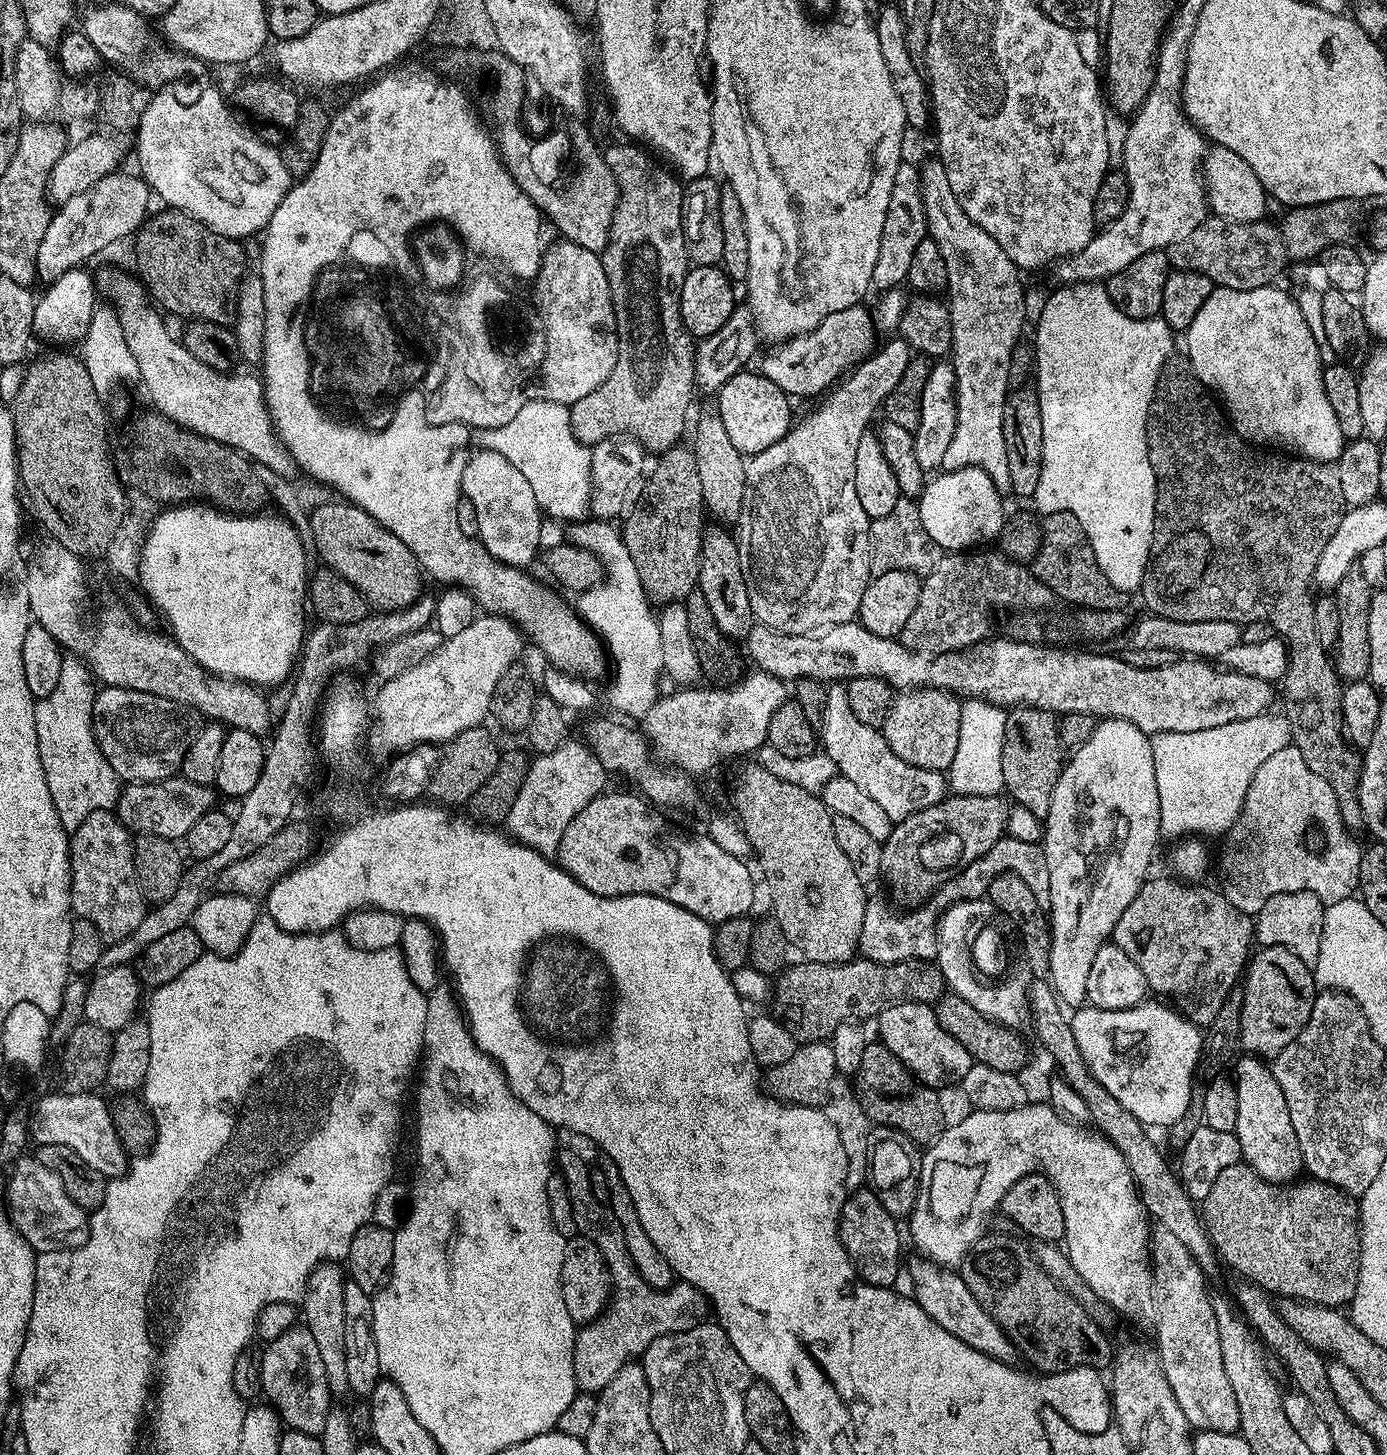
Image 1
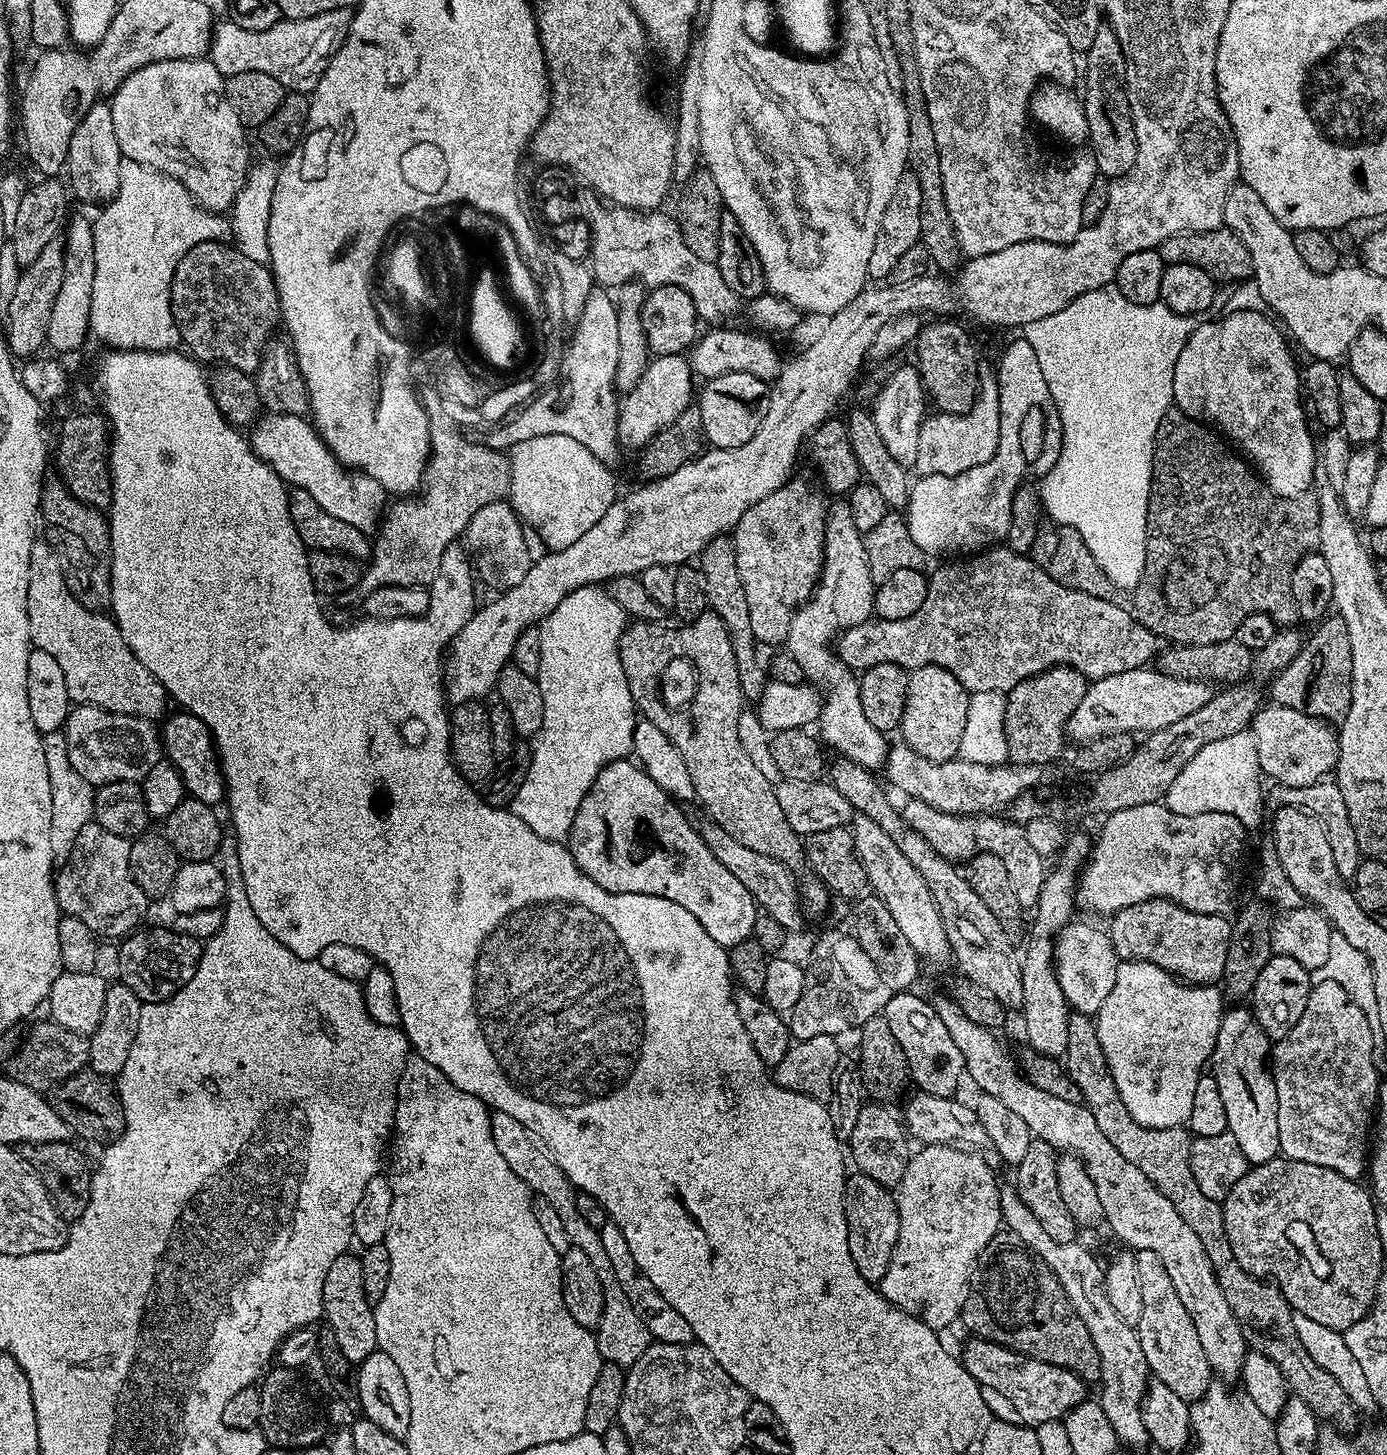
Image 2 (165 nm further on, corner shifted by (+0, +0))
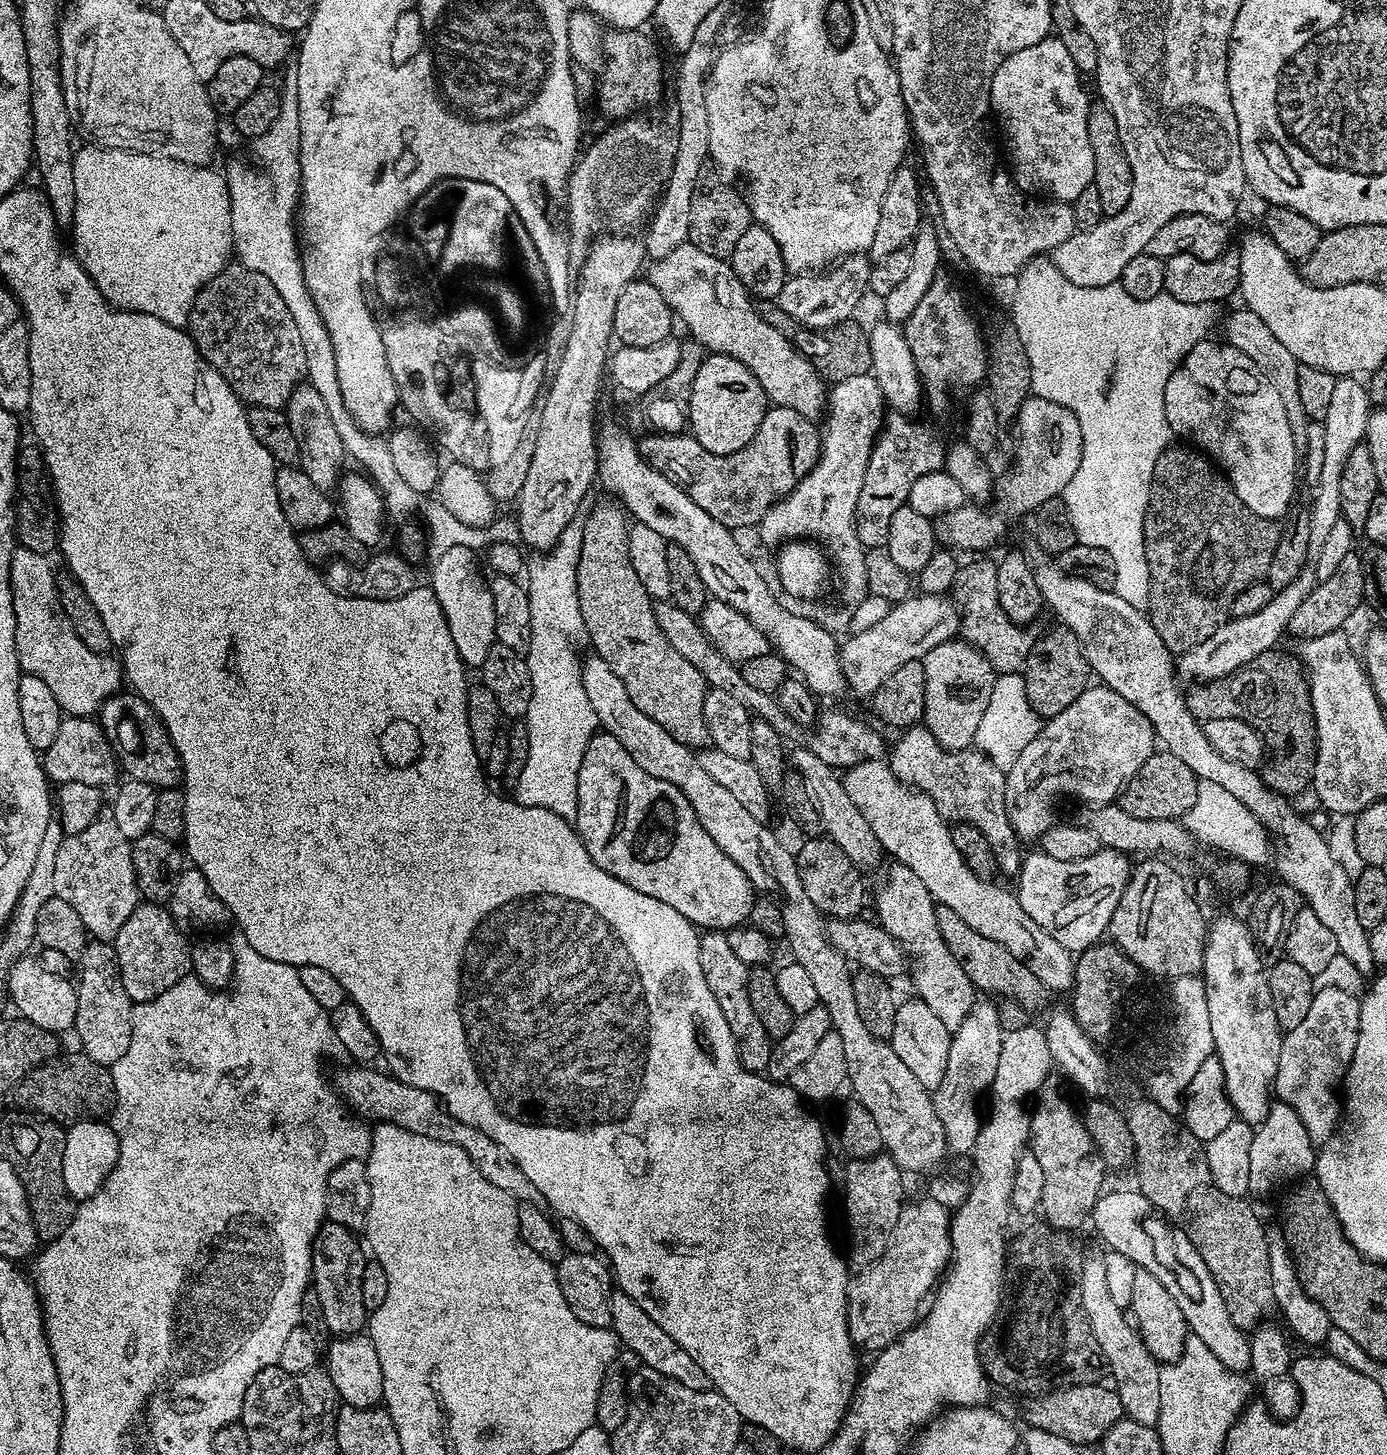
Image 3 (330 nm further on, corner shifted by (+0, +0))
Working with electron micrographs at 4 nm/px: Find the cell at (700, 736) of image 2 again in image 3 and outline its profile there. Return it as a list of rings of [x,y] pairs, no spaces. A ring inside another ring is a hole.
[[[619,503],[600,504],[582,521],[584,533],[576,571],[576,589],[578,590],[578,606],[582,610],[584,632],[592,643],[591,651],[622,678],[622,686],[626,686],[626,694],[630,694],[630,702],[646,714],[662,730],[669,732],[674,739],[687,744],[693,750],[700,750],[709,743],[706,730],[706,718],[702,714],[706,683],[703,674],[686,662],[682,655],[667,644],[666,634],[659,629],[653,612],[654,601],[646,594],[642,582],[638,582],[638,574],[634,574],[634,566],[630,566],[628,553],[629,521]]]

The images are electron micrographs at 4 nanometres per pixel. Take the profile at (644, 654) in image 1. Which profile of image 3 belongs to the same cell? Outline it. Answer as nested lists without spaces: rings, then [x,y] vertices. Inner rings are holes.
[[[569,526],[560,531],[560,536],[556,539],[556,543],[547,549],[537,560],[527,561],[526,576],[528,572],[528,582],[526,581],[526,589],[528,592],[530,606],[530,624],[532,631],[530,634],[529,646],[526,653],[528,661],[528,669],[530,670],[530,682],[532,683],[532,693],[530,694],[530,706],[526,723],[528,725],[528,757],[526,758],[526,766],[522,766],[522,774],[518,778],[518,782],[514,786],[514,798],[522,806],[538,806],[542,810],[550,810],[550,814],[558,814],[566,821],[575,821],[576,811],[578,810],[578,770],[582,766],[582,754],[586,754],[586,746],[590,742],[590,738],[596,735],[598,731],[598,721],[594,714],[594,706],[590,706],[590,698],[586,698],[586,686],[582,686],[582,678],[580,677],[581,657],[576,657],[576,652],[572,649],[572,636],[581,635],[584,632],[584,619],[582,618],[582,610],[578,606],[578,590],[576,589],[576,571],[578,570],[578,558],[580,557],[580,547],[582,546],[583,527]]]

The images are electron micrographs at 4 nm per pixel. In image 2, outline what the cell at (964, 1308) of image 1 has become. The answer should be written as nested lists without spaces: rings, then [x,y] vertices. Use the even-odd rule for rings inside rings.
[[[969,1339],[964,1348],[962,1363],[964,1368],[985,1390],[997,1392],[1002,1399],[1021,1416],[1025,1425],[1035,1426],[1051,1420],[1063,1421],[1074,1406],[1086,1399],[1085,1381],[1079,1380],[1073,1372],[1038,1358],[1030,1358],[1021,1352],[996,1344],[992,1340]]]

